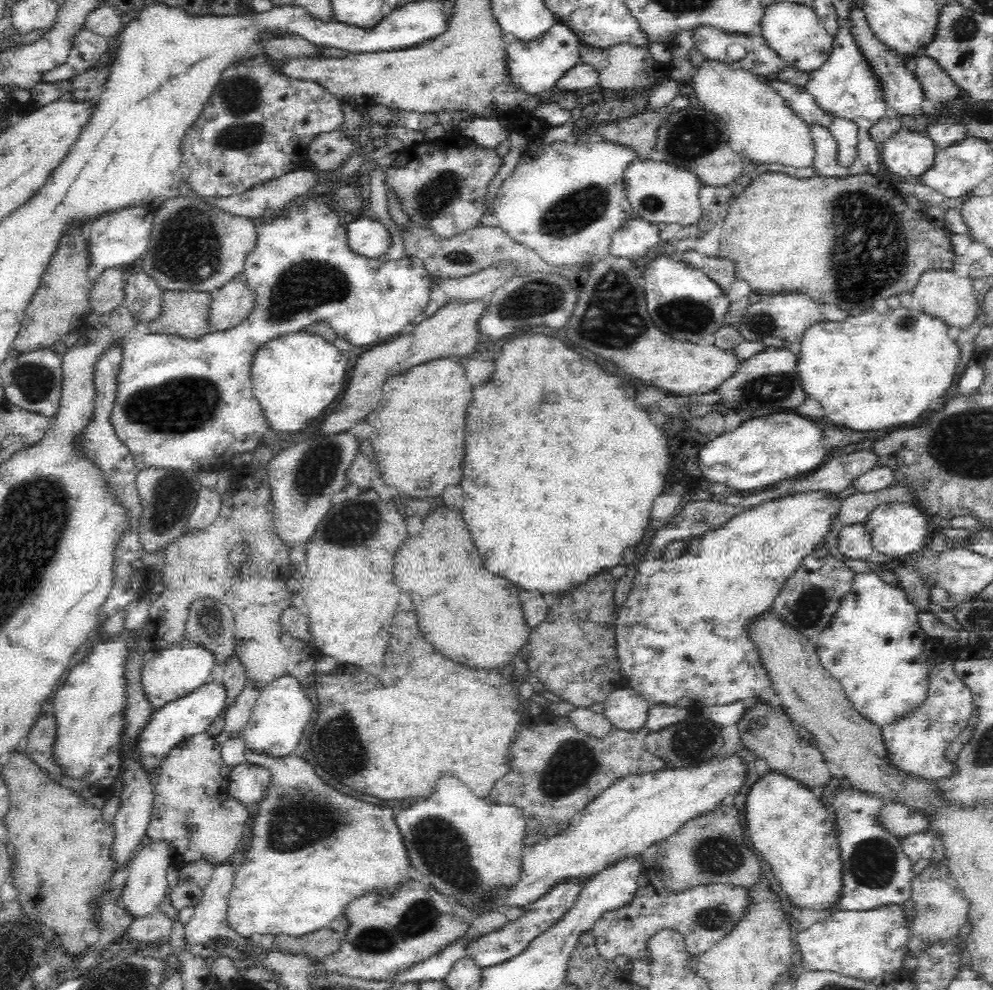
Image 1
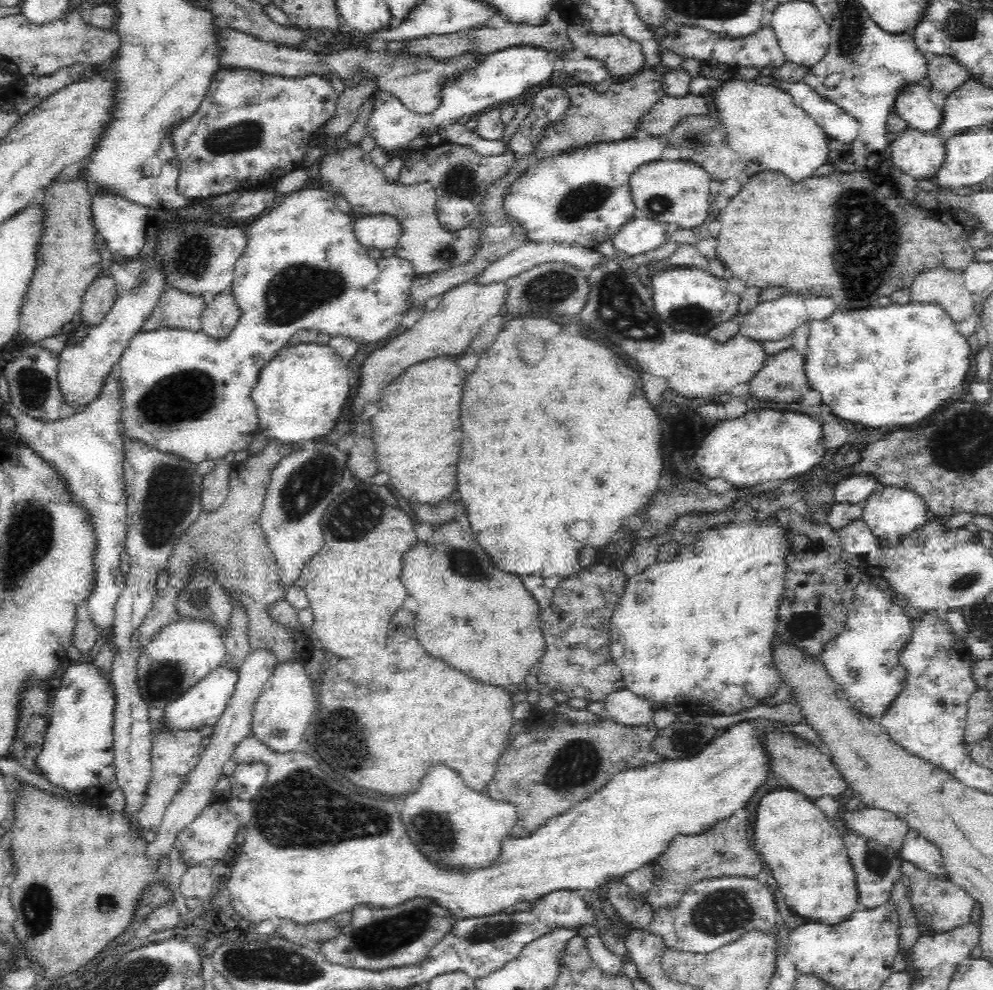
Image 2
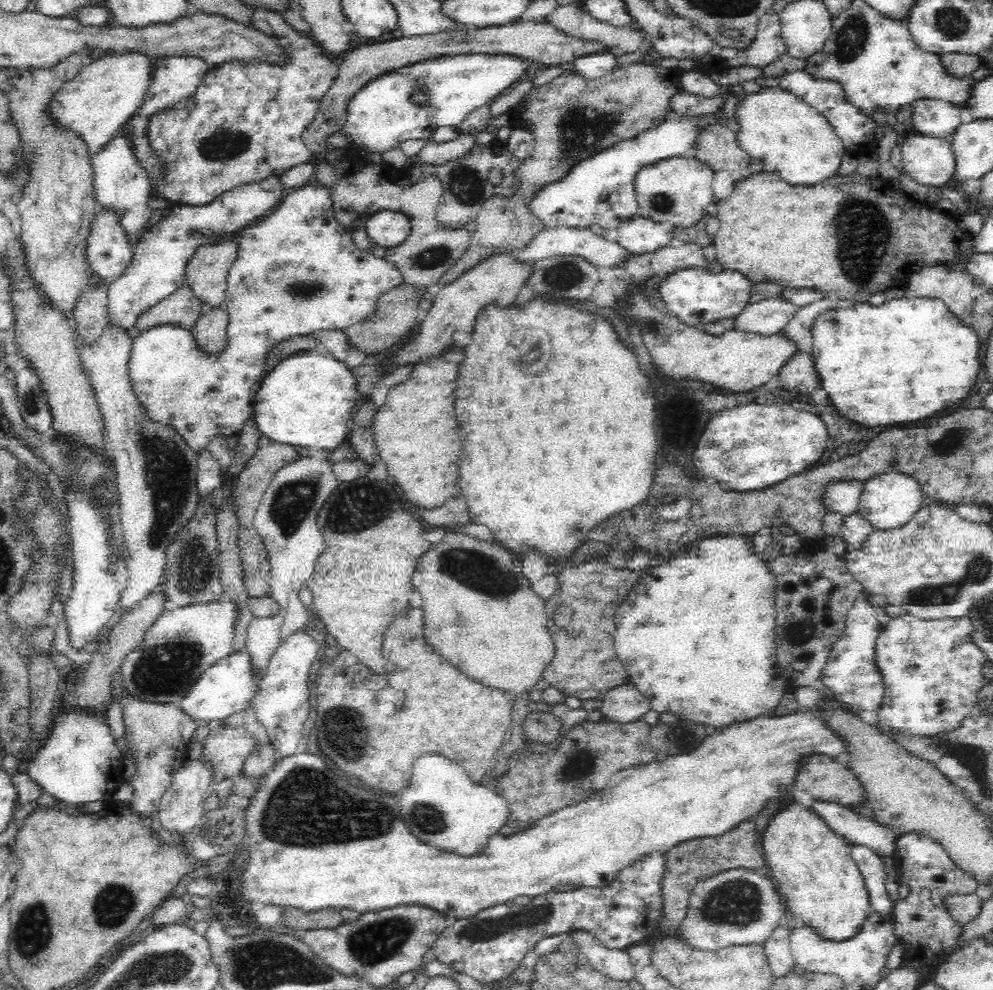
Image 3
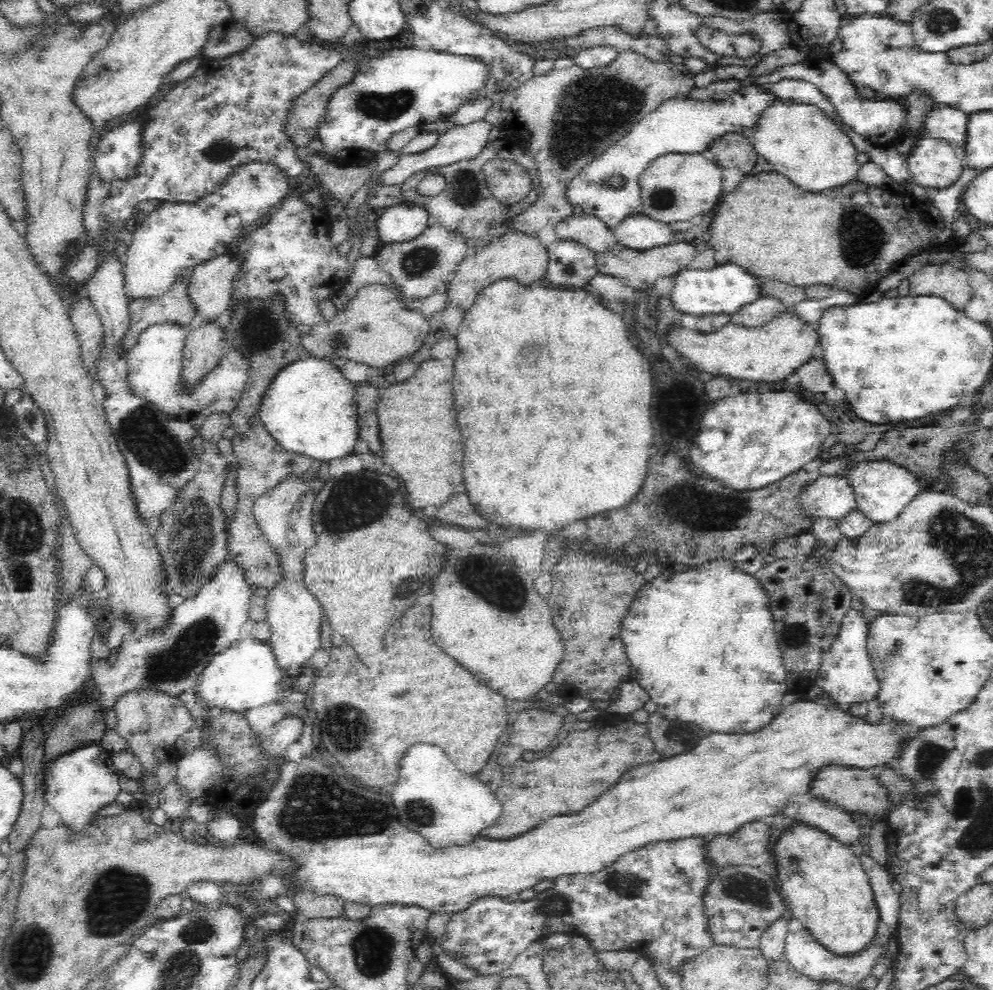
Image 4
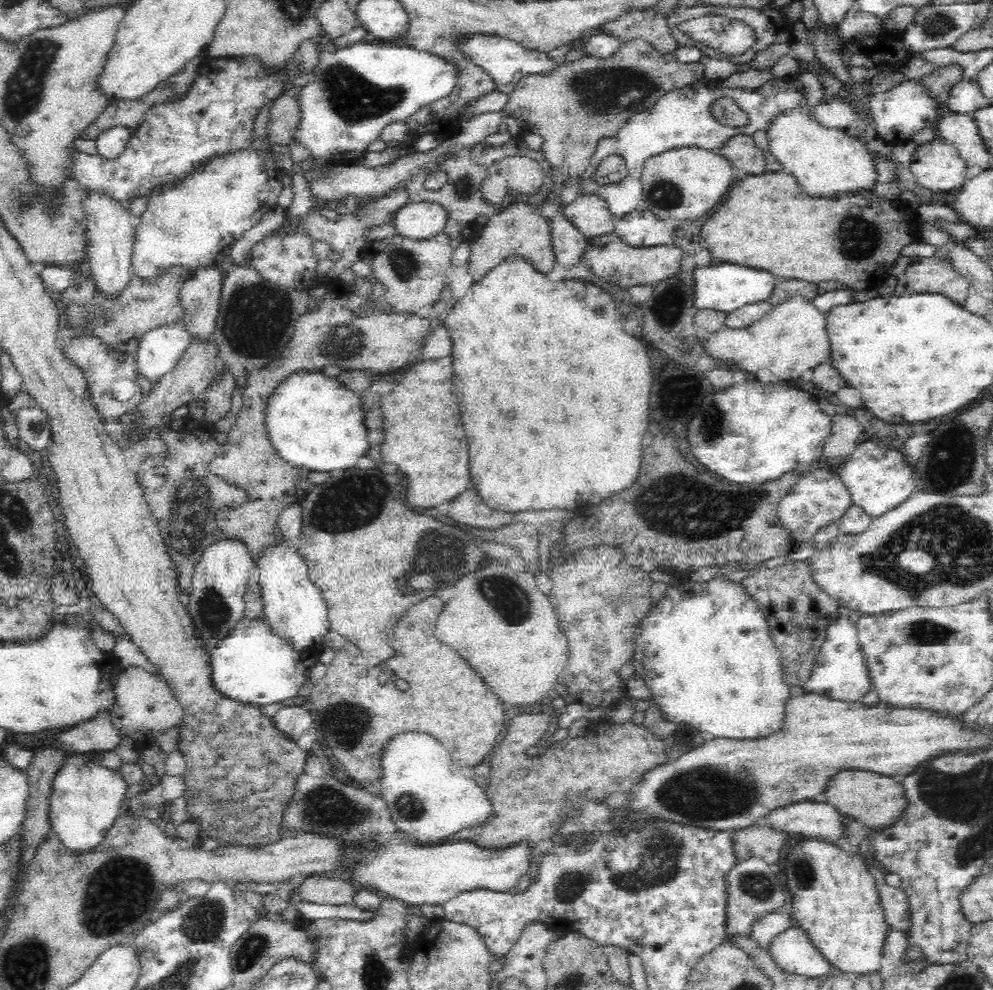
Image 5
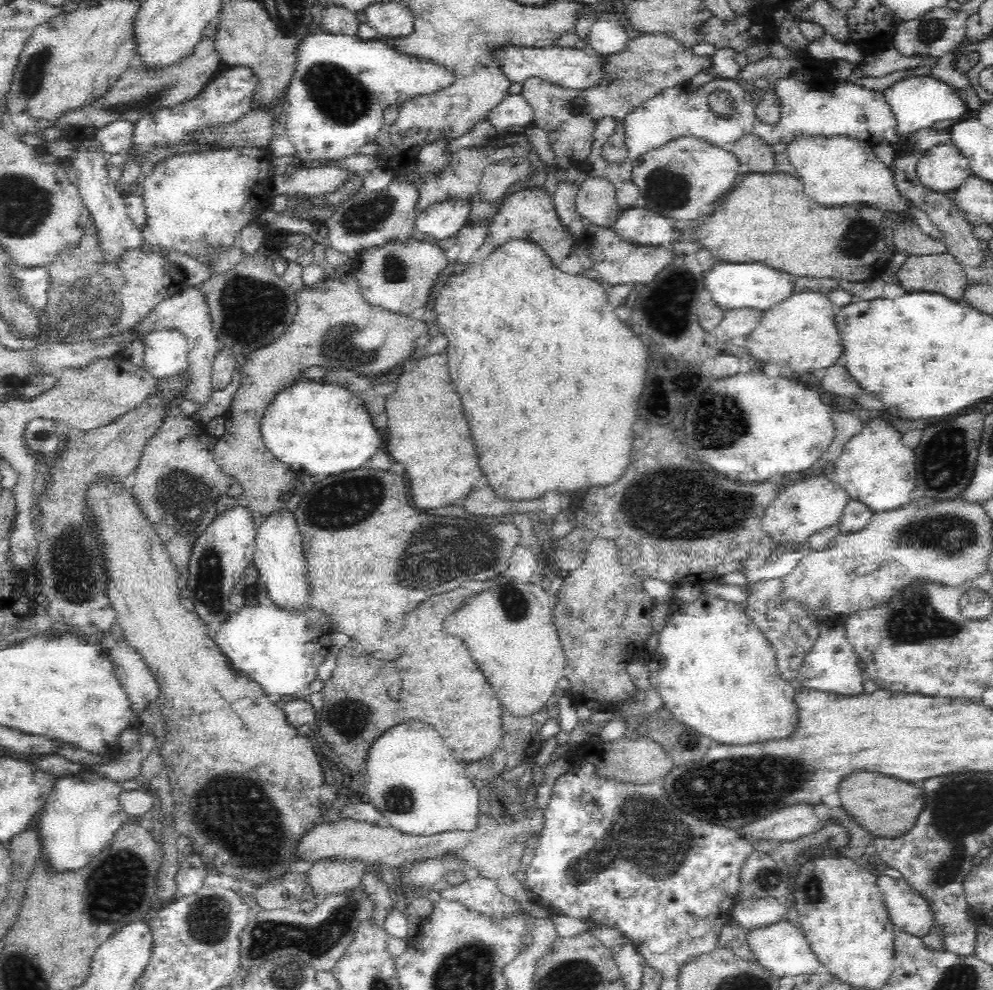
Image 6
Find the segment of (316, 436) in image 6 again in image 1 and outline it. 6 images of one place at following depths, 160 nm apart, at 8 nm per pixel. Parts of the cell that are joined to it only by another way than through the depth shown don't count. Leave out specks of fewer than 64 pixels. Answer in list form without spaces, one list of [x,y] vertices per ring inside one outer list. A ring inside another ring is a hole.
[[[303,330],[280,336],[258,350],[252,362],[251,391],[260,403],[270,432],[276,430],[282,434],[298,434],[306,430],[312,424],[312,420],[324,416],[326,408],[336,402],[338,394],[346,386],[346,366],[348,366],[347,356],[343,355],[333,343]]]

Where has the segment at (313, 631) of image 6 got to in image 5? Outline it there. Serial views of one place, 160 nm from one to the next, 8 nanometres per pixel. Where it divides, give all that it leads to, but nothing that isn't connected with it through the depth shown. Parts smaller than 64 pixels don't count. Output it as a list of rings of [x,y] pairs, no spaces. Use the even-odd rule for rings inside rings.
[[[242,617],[218,645],[211,649],[212,677],[217,690],[239,702],[264,706],[294,698],[308,678],[320,671],[320,646],[297,650],[272,631],[263,617]]]

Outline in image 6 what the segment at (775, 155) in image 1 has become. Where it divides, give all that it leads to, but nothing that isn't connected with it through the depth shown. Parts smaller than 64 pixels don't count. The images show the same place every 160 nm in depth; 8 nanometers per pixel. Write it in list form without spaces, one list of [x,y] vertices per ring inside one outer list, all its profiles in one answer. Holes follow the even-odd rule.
[[[801,137],[787,147],[786,153],[798,172],[806,196],[816,204],[841,208],[858,202],[890,216],[893,221],[896,217],[899,222],[915,222],[910,202],[894,186],[895,174],[876,158],[872,147],[851,137]]]

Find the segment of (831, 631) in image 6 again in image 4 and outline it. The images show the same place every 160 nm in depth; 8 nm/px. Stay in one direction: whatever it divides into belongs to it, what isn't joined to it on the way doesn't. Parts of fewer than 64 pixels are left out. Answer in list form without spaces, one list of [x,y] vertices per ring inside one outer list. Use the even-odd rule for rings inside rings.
[[[848,610],[844,620],[842,620],[838,638],[832,644],[831,650],[828,650],[822,658],[819,673],[814,683],[828,695],[831,703],[846,707],[860,702],[877,700],[880,687],[868,653],[868,623],[862,620],[860,612]]]

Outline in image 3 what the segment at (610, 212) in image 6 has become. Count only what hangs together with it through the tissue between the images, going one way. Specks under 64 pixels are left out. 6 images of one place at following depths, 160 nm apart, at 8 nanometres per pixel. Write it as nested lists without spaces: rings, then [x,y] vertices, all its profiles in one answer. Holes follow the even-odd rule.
[[[568,225],[553,226],[539,232],[530,244],[518,252],[518,257],[526,262],[548,258],[557,254],[584,255],[584,258],[596,265],[597,270],[615,268],[615,266],[628,254],[618,241],[610,241],[604,235],[592,232],[591,227],[570,227]]]

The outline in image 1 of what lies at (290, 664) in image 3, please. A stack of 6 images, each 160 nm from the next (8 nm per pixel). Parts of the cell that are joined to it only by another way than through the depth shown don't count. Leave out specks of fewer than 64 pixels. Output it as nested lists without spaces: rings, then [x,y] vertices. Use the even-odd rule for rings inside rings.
[[[284,675],[266,683],[260,697],[256,700],[252,716],[242,732],[245,747],[271,758],[284,758],[296,752],[300,736],[308,720],[312,718],[312,710],[314,710],[306,690],[303,684],[292,675]]]

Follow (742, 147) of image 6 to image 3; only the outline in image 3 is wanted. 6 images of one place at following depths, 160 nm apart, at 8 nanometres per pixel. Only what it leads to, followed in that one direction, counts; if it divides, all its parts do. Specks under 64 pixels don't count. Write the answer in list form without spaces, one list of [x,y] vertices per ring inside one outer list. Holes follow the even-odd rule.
[[[727,125],[708,126],[696,138],[694,156],[713,167],[714,172],[730,171],[732,179],[744,180],[751,157],[740,149],[736,134],[736,130],[728,129]]]

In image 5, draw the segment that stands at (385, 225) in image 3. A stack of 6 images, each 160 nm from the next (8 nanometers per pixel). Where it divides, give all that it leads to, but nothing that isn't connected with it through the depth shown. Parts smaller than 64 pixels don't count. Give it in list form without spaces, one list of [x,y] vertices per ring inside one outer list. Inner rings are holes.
[[[411,202],[392,217],[398,236],[416,240],[430,239],[444,233],[450,219],[449,213],[439,202]]]

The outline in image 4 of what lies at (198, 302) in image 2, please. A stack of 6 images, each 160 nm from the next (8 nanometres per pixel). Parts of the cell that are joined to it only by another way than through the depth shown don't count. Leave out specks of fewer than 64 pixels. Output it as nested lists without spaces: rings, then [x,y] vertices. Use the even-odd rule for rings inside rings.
[[[177,276],[168,292],[157,297],[138,297],[128,301],[129,325],[119,340],[121,350],[132,350],[138,337],[154,324],[188,325],[195,316],[194,303],[188,298],[189,277]]]

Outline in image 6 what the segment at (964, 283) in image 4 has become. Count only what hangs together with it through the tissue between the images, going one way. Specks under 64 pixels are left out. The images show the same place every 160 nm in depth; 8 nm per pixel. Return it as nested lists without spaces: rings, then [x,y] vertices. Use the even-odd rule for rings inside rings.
[[[948,252],[908,257],[895,273],[898,283],[908,290],[907,293],[938,293],[955,301],[963,298],[964,290],[970,284],[968,274],[956,257]]]

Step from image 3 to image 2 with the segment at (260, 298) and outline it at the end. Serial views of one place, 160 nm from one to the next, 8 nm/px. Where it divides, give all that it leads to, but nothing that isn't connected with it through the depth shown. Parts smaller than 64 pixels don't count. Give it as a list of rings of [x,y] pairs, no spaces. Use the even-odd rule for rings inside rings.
[[[300,189],[283,197],[280,197],[274,209],[266,216],[254,220],[244,231],[246,235],[246,246],[244,252],[234,265],[234,278],[231,287],[231,295],[234,297],[240,316],[238,322],[233,326],[230,334],[225,339],[216,340],[210,338],[202,331],[192,332],[186,329],[175,329],[172,327],[160,327],[148,332],[136,333],[128,342],[119,360],[121,373],[121,418],[124,425],[124,432],[128,437],[138,437],[148,445],[156,447],[164,452],[174,453],[186,460],[196,464],[209,460],[215,461],[224,457],[228,452],[247,449],[253,434],[259,432],[259,420],[257,417],[257,406],[251,399],[251,390],[256,386],[260,370],[278,354],[278,351],[285,347],[285,344],[299,330],[316,330],[322,334],[329,334],[331,337],[344,335],[354,339],[356,342],[376,342],[387,338],[387,336],[398,326],[406,312],[409,310],[407,303],[408,292],[412,282],[417,278],[412,270],[410,261],[398,258],[396,255],[373,259],[368,249],[358,241],[355,235],[354,224],[350,215],[342,213],[336,206],[336,198],[332,193],[324,189]]]

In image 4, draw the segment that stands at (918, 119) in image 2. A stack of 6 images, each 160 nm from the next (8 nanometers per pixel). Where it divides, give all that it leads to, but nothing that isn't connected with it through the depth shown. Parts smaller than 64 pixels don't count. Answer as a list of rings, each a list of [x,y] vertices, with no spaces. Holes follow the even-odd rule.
[[[939,105],[932,114],[928,114],[924,128],[928,136],[948,142],[960,153],[967,146],[968,115],[961,110]]]

